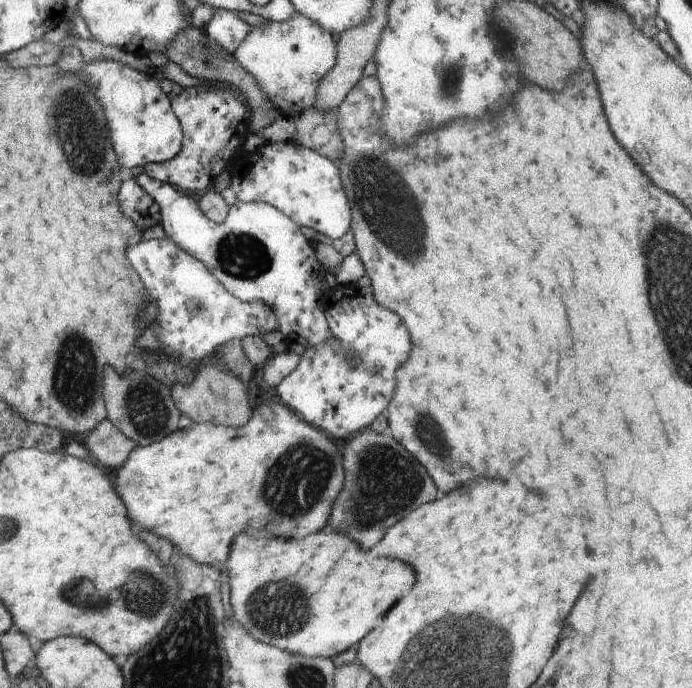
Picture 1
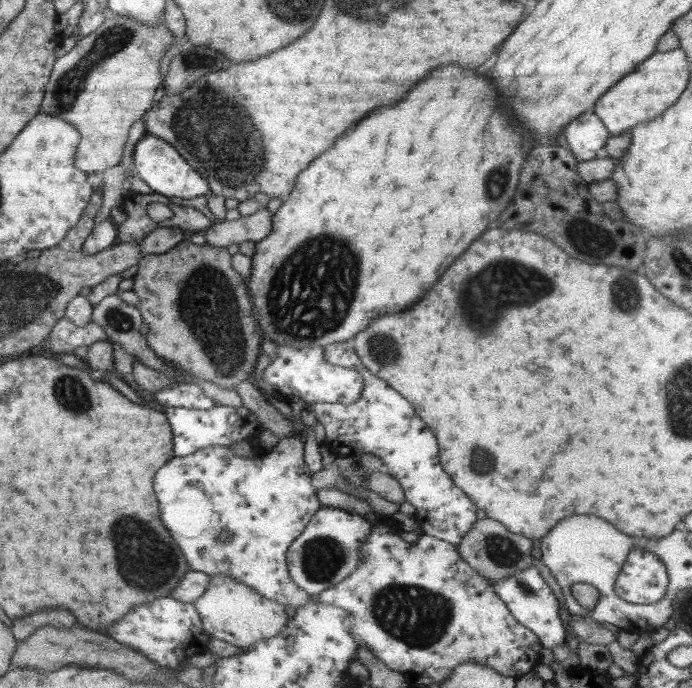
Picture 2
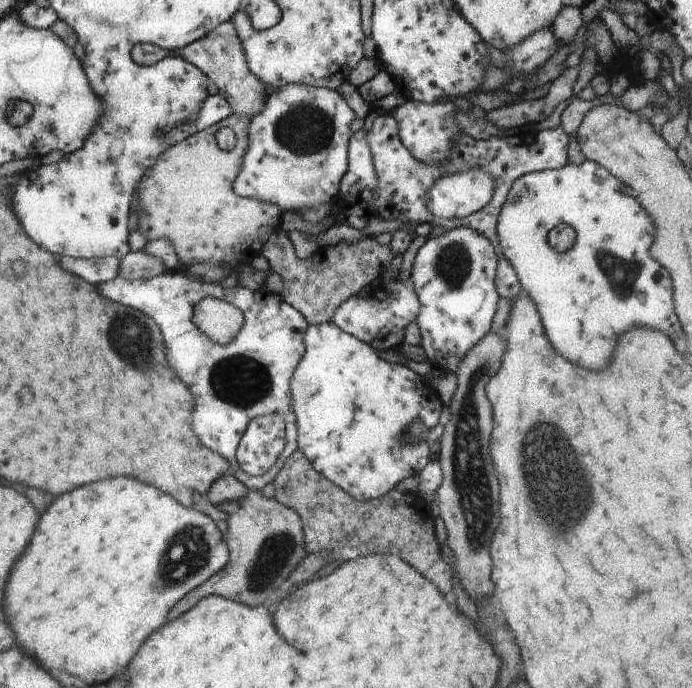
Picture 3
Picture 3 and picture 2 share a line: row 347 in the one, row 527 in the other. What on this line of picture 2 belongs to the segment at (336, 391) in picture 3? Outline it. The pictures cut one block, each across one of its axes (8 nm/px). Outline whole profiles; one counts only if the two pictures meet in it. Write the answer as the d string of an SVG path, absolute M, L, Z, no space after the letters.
M321 506L304 527L303 533L287 551L287 566L292 582L310 595L342 582L360 565L359 547L372 529L371 517L364 517L334 506Z

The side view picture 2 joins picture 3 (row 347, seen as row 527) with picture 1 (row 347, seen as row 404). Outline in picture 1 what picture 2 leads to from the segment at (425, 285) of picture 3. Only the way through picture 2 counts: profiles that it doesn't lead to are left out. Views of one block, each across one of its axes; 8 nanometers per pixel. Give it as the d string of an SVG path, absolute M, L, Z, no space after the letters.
M348 283L338 285L334 289L326 289L323 300L329 332L339 341L339 344L355 351L361 364L357 367L349 367L340 356L333 357L336 352L340 352L340 348L337 349L338 346L306 348L301 355L299 367L284 378L276 388L284 404L300 414L306 422L322 428L324 432L332 434L338 440L344 440L344 438L350 438L352 432L370 428L376 418L386 413L396 386L394 370L406 362L406 356L410 354L412 346L410 346L410 334L404 322L400 322L400 316L396 316L396 313L392 314L393 310L382 306L374 298L373 292L361 294L356 284Z

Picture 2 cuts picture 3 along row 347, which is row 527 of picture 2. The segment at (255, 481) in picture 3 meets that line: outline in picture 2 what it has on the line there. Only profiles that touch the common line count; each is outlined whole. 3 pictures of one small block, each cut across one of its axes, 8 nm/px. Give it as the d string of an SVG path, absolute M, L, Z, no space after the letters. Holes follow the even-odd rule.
M300 435L292 436L292 438L280 438L276 446L272 450L268 450L268 454L260 454L260 458L240 458L240 456L234 456L234 453L228 448L228 446L206 446L202 450L196 450L192 454L184 457L172 457L172 460L168 464L164 464L156 476L154 476L154 490L156 490L156 496L158 496L158 502L160 502L160 512L162 512L162 522L164 522L164 528L172 534L172 538L176 541L179 550L182 550L182 555L186 558L188 568L193 571L198 571L207 575L214 573L226 573L230 577L234 577L236 581L248 585L256 591L256 593L272 599L272 601L278 601L280 605L293 606L296 610L300 608L300 605L304 605L312 599L312 595L308 592L304 592L299 586L296 586L290 578L288 566L287 566L287 551L292 542L303 533L304 527L311 521L313 515L321 507L317 498L317 491L312 487L311 472L308 470L308 464L306 463L304 456L304 438ZM228 531L232 533L232 536L228 538L228 542L222 542L220 540L220 534L218 532Z

